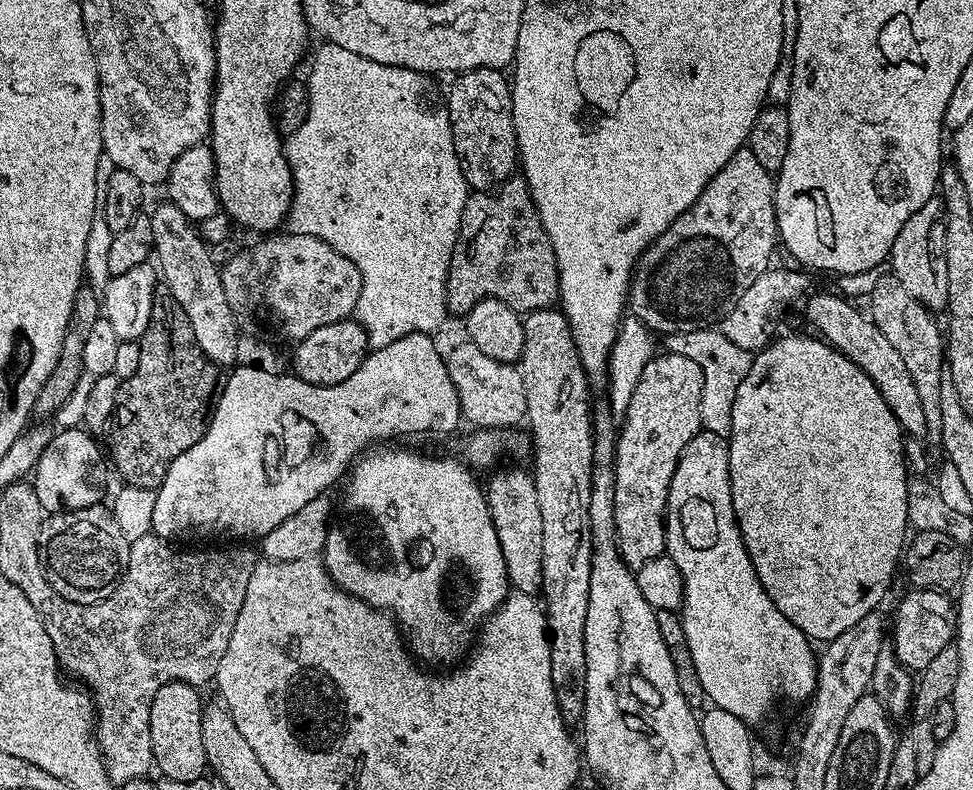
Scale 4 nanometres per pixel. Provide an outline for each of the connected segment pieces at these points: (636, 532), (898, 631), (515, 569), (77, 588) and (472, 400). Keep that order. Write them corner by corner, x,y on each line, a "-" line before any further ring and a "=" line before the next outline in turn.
661,351
642,370
630,400
626,403
624,425
621,423
616,438
614,467
614,522
616,542
620,545
620,557
628,567
637,570
646,566
650,558
658,558
666,552
666,509
668,491
674,478
674,470
680,455
688,449
688,443
701,432
700,411
702,410
702,366
694,358
686,358
677,352
=
921,588
912,593
896,608
896,625
890,628
890,644
894,654
905,668
919,674
941,650
953,643
956,635
957,609
947,600
943,591
=
504,468
491,473
492,478
486,482
486,499
488,509
494,522
494,530
502,546
502,554
506,558
508,583
515,591
525,592
528,596
536,596
540,592
542,582
542,510
538,507
538,490
536,477
524,468
=
104,506
45,515
38,542
50,586
70,602
98,604
110,598
128,567
129,541
124,539
118,522
=
461,342
447,353
448,373
458,390
460,410
465,421
468,420
477,429
498,428
511,429
525,419
528,407
526,406
526,390
522,382
522,374
516,364
503,364
490,354
482,354
478,346

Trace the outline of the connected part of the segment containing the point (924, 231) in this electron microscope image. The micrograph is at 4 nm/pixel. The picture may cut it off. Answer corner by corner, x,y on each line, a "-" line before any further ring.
939,195
932,196
922,210
914,210
910,218
906,218
906,226
898,230
898,238
894,238
892,255
890,257
891,275
902,282
908,293
922,306
926,306
933,313
940,314
948,306
948,279
946,278
946,262
939,251
932,249
932,231
937,231
938,225
944,218
944,202

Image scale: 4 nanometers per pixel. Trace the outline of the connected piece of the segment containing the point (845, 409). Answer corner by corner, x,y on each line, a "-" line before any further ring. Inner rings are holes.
784,336
781,340
776,338
753,355
750,374
742,378
742,386
738,386
738,395
734,398
732,433
726,439
736,521
750,562
754,562
754,570
766,594
770,594
774,606
778,606
778,610
782,610
782,614
786,614
786,618
798,626
798,630
805,632
809,640
829,642
865,618
866,614
881,607
880,599
887,594
888,587
892,584
892,575
896,572
896,563
901,563
906,548
904,531
909,531
910,528
907,518
907,484
910,476
902,459
904,440
900,423
894,418
890,406
886,406
878,386
874,386
870,377
850,358
846,358
823,339
812,336

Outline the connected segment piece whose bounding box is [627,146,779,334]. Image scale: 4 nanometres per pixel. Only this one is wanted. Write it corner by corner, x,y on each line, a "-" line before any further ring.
745,146
738,149
732,155
730,162
726,162
726,166
722,166
722,170
718,170
718,174
714,174
714,178
710,178
710,182
704,187
702,194
698,194
695,202
641,254
640,259
636,261
636,270
632,277
632,283
628,293
627,307
630,309
631,315
640,319
645,326
656,334
671,334
673,332
689,332
690,330
702,330
703,328
716,328
730,314
730,310
734,309
734,306
738,303
738,298
742,296
743,292
756,281
756,278
760,274
771,267
772,262
770,260
774,248
778,246
778,239
776,189
774,187
773,173
768,172
766,166
762,166
762,162
758,162
758,158
754,158
751,150

